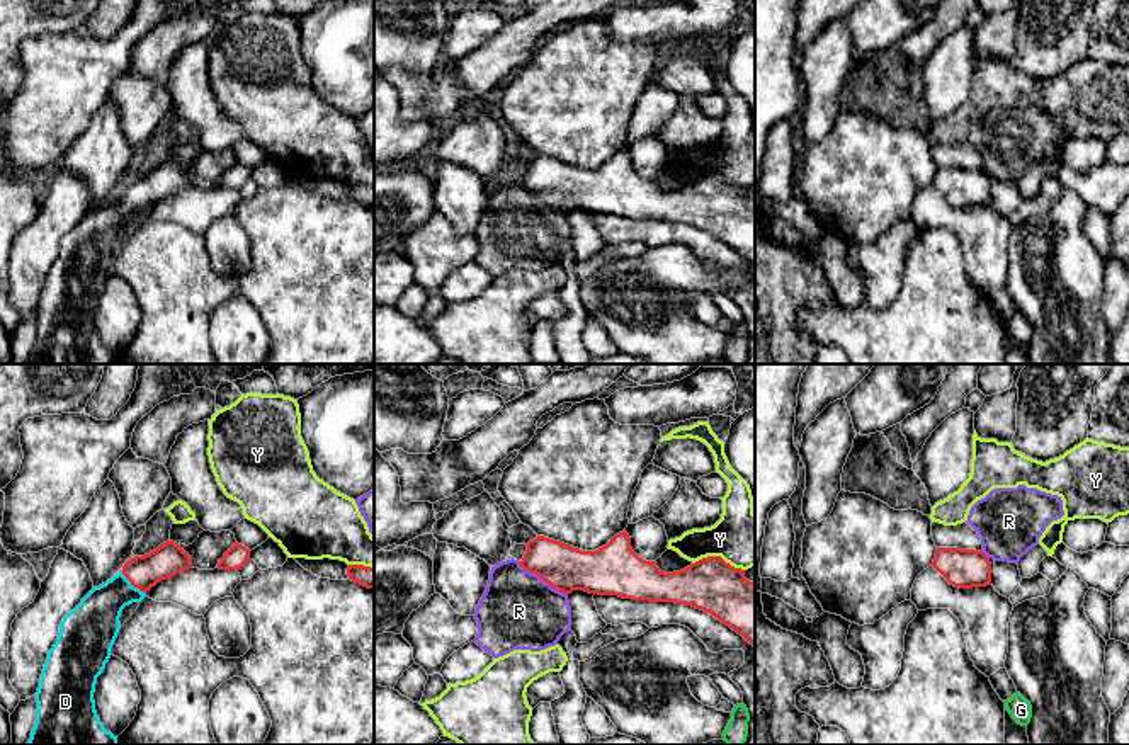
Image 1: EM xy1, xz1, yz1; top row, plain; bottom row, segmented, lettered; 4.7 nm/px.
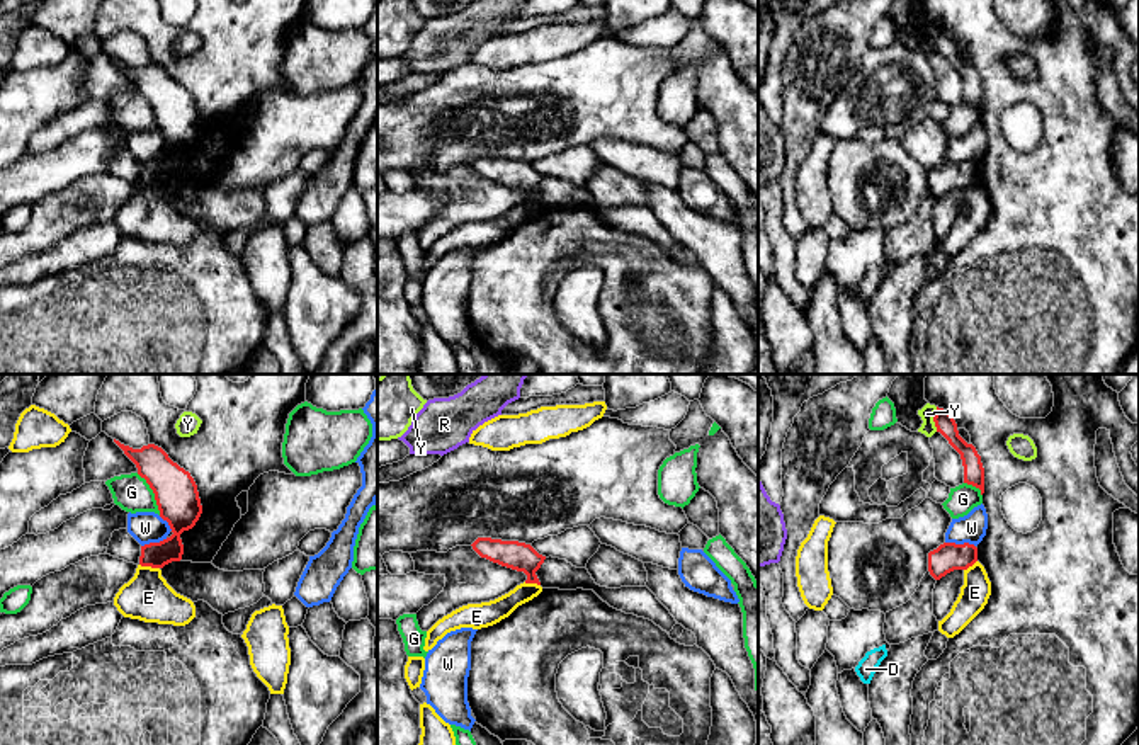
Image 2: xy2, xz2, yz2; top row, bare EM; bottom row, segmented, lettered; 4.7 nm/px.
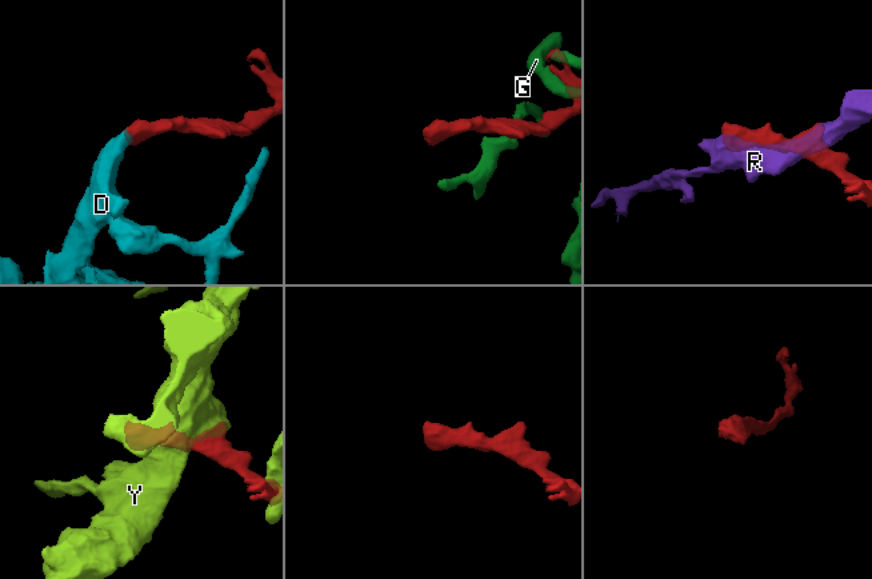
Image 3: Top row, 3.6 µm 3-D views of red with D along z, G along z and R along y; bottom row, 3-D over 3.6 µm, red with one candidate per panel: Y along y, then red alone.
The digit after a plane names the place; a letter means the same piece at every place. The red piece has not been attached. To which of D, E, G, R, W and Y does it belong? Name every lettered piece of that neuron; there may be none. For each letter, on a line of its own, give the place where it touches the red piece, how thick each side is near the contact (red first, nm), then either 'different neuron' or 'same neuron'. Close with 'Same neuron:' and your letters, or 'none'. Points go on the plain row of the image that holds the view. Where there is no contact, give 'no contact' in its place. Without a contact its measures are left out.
D: xy1 (131, 203) | 160/220 nm | same neuron
E: xy2 (150, 184) | 120/220 nm | different neuron
G: xy2 (153, 111) | 200/170 nm | different neuron
R: xz1 (543, 198) | 220/360 nm | different neuron
W: yz2 (961, 164) | 140/140 nm | different neuron
Y: xz1 (720, 176) | 260/260 nm | different neuron
Same neuron: D

